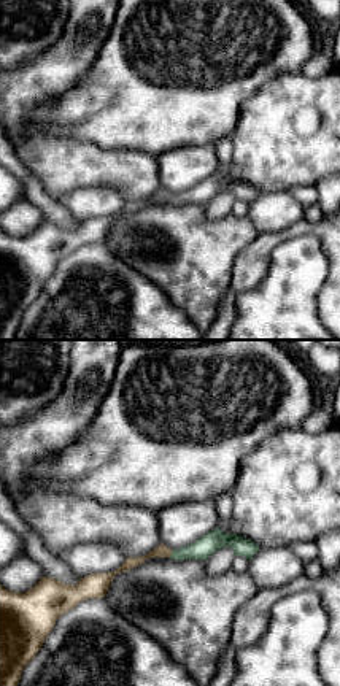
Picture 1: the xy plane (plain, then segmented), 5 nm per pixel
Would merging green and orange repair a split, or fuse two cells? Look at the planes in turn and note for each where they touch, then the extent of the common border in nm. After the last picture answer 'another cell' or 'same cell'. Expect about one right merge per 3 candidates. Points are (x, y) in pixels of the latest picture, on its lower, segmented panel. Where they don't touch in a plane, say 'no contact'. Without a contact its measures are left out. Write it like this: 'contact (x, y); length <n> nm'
contact (172, 553); length 50 nm

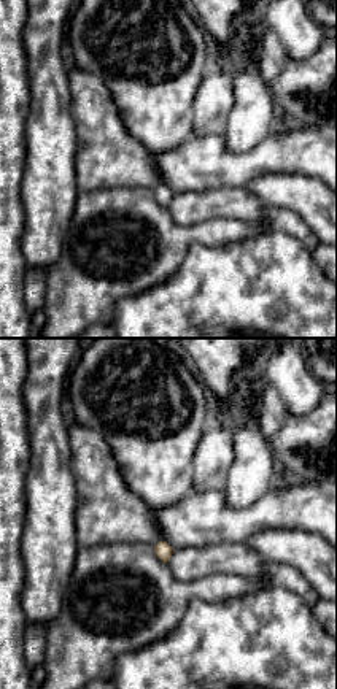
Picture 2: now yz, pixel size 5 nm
no contact

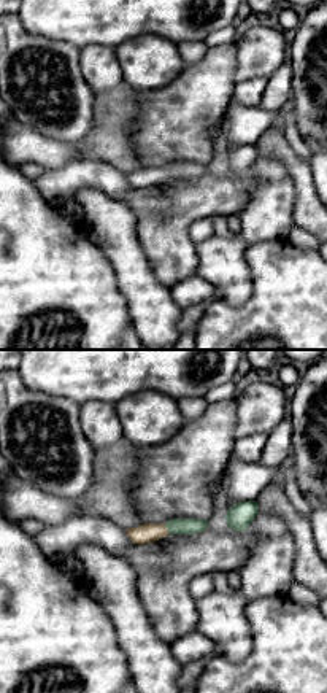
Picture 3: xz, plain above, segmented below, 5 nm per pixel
contact (165, 526); length 70 nm

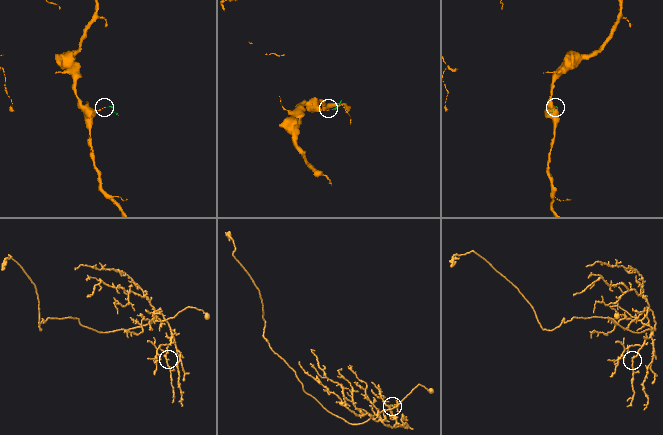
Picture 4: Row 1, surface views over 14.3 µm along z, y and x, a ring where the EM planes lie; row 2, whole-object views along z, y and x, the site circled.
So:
same cell

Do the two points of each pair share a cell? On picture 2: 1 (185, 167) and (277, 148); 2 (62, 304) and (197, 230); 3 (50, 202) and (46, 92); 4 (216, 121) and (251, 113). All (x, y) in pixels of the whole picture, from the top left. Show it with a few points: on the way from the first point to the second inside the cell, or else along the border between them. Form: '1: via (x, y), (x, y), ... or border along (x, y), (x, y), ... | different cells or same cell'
1: via (207, 167), (244, 167), (255, 162) | same cell
2: via (96, 280), (118, 257), (140, 257), (164, 243) | same cell
3: via (50, 175), (50, 119) | same cell
4: border along (234, 81), (234, 105), (223, 134) | different cells

